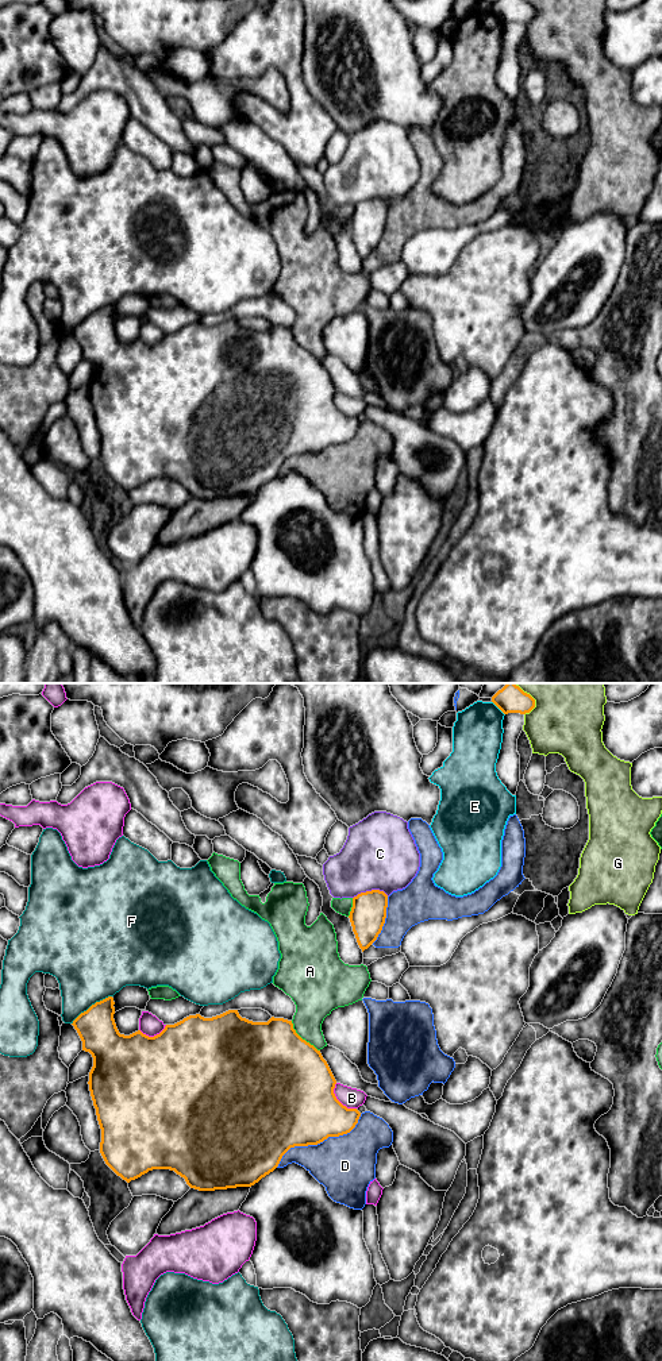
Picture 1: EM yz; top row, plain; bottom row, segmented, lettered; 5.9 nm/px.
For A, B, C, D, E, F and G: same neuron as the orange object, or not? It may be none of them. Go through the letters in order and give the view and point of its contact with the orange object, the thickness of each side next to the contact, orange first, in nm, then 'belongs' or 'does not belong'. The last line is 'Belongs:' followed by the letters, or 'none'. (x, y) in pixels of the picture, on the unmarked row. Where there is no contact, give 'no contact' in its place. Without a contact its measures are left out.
A: meets orange in yz at (301, 347); 500 nm thick on the orange side, 240 nm on the other; does not belong
B: meets orange in yz at (338, 409); 480 nm thick on the orange side, 120 nm on the other; does not belong
C: meets orange in yz at (372, 199); 220 nm thick on the orange side, 440 nm on the other; does not belong
D: meets orange in yz at (319, 451); 460 nm thick on the orange side, 360 nm on the other; belongs
E: meets orange in yz at (497, 15); 130 nm thick on the orange side, 300 nm on the other; does not belong
F: meets orange in yz at (92, 313); 220 nm thick on the orange side, 460 nm on the other; does not belong
G: meets orange in yz at (534, 11); 130 nm thick on the orange side, 380 nm on the other; does not belong
Belongs: D

